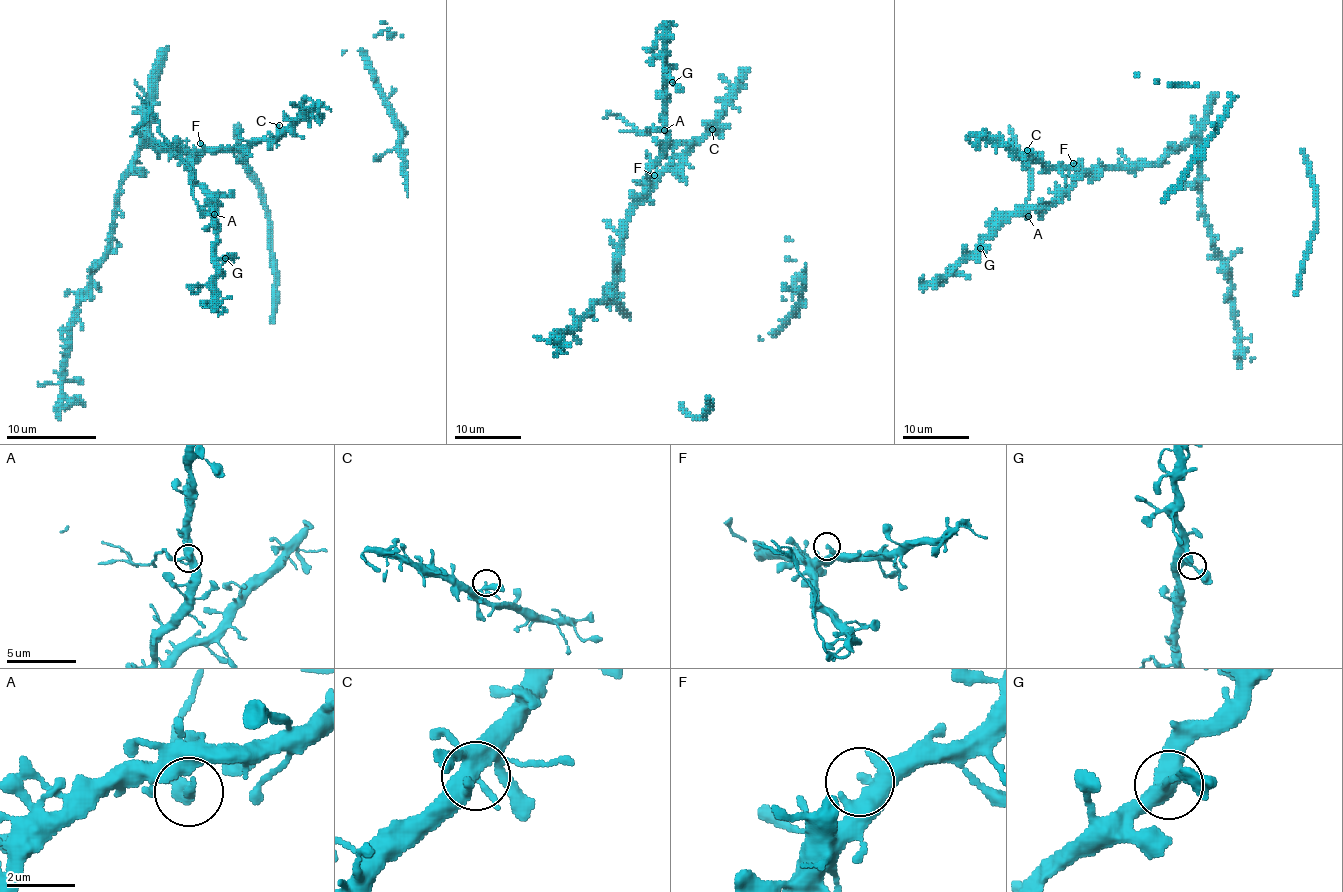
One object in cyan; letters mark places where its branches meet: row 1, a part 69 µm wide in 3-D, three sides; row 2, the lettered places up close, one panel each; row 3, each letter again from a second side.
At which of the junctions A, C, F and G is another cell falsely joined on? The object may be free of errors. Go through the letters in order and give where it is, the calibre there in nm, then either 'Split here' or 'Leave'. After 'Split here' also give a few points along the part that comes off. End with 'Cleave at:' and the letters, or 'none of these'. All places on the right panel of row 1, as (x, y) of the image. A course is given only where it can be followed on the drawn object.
A: Place: (1028, 216). Thickness 200 nm. Split here. Course of the part to remove: (1028, 216), (1025, 211), (1030, 193), (1030, 172), (1015, 142), (1015, 158)
C: Place: (1027, 150). Thickness 140 nm. Leave
F: Place: (1073, 163). Thickness 200 nm. Leave
G: Place: (980, 248). Thickness 240 nm. Leave
Cleave at: A

